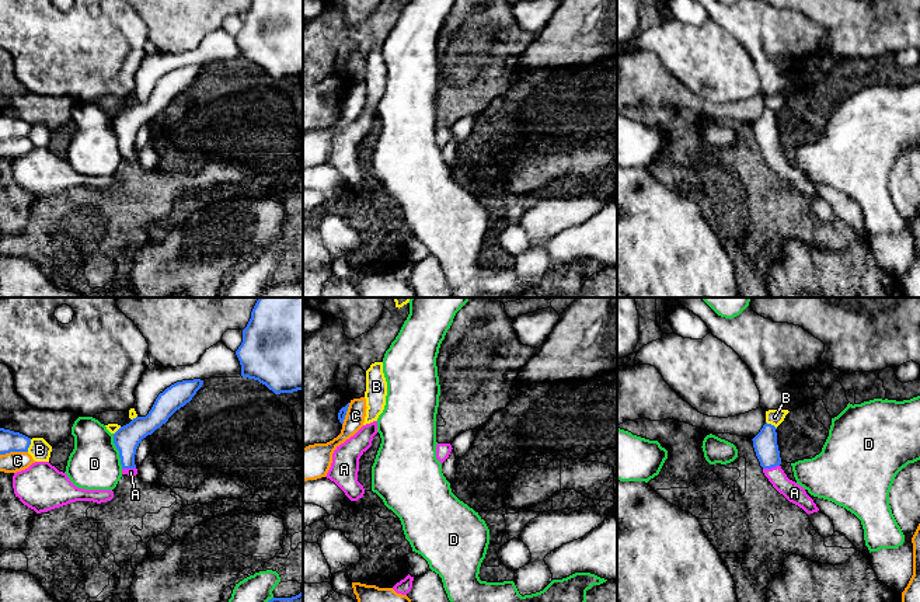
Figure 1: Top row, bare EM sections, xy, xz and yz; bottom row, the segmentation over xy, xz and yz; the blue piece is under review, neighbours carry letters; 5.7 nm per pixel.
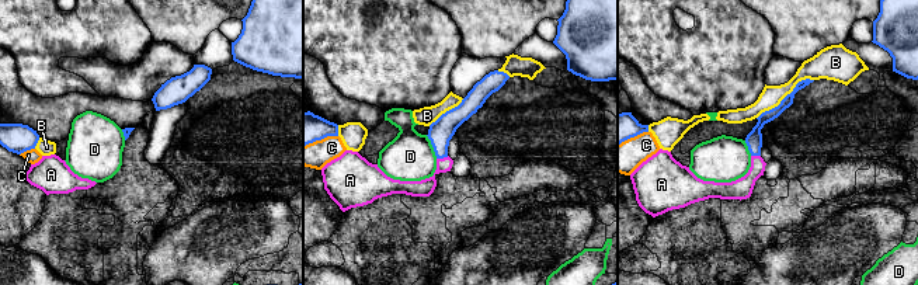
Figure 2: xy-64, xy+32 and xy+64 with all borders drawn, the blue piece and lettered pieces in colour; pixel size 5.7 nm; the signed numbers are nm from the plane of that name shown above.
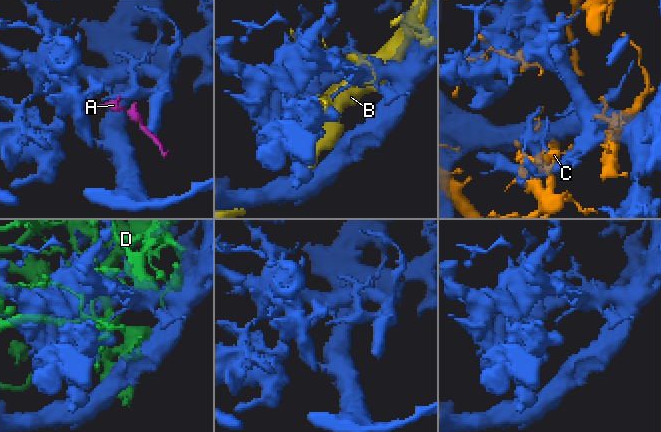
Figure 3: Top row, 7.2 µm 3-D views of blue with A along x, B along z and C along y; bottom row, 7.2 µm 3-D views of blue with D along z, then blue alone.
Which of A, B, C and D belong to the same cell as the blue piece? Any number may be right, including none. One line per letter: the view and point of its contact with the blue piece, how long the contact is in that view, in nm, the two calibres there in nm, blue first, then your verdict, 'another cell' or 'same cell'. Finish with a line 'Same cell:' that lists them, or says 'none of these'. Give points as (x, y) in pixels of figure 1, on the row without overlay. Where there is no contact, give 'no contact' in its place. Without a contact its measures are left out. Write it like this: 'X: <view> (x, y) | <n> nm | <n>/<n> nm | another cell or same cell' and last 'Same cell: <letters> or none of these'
A: yz (770, 153) | 100 nm | 140/110 nm | same cell
B: xy (30, 129) | 80 nm | 120/120 nm | another cell
C: xy (13, 136) | 160 nm | 120/120 nm | another cell
D: xy (118, 135) | 200 nm | 150/300 nm | another cell
Same cell: A

